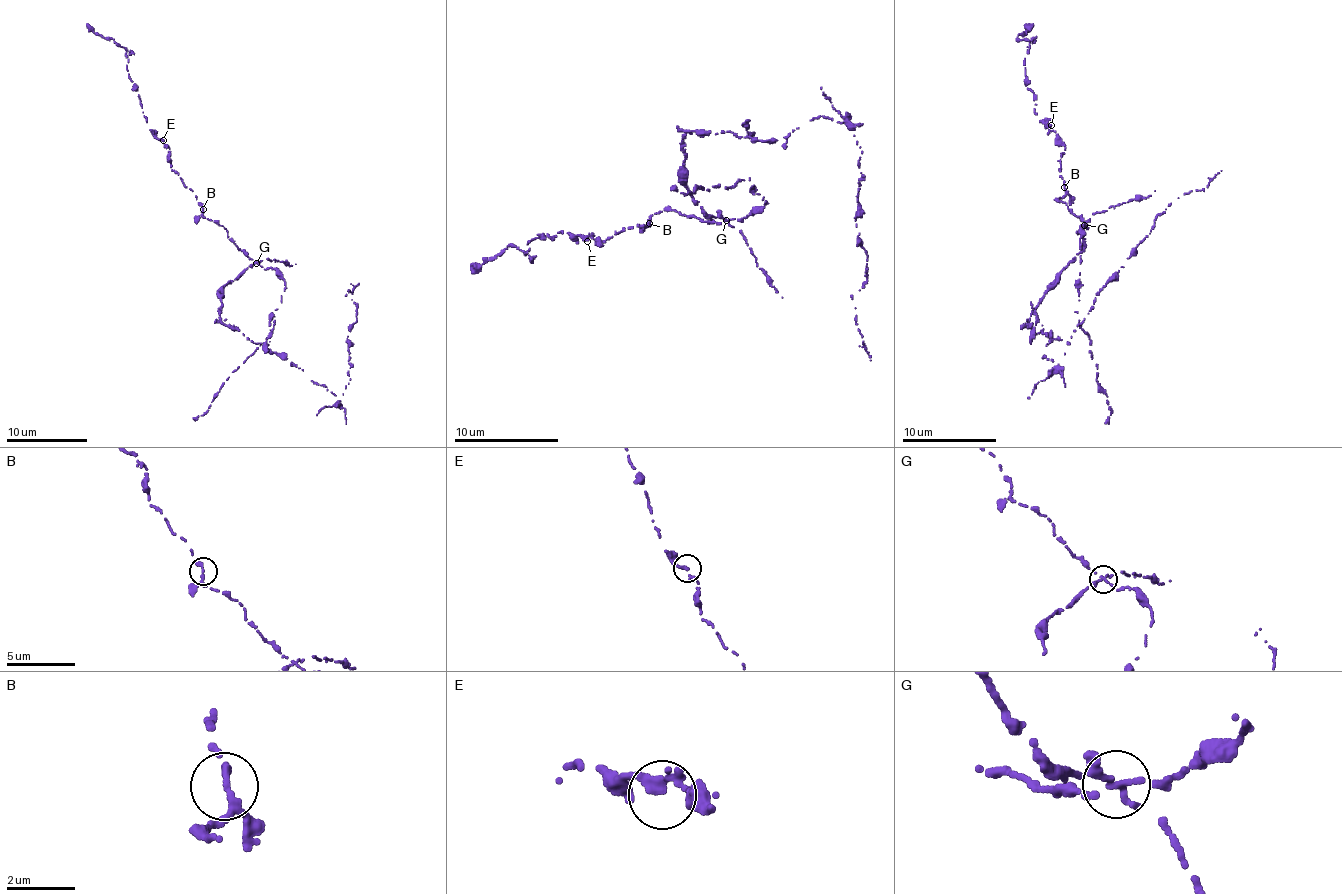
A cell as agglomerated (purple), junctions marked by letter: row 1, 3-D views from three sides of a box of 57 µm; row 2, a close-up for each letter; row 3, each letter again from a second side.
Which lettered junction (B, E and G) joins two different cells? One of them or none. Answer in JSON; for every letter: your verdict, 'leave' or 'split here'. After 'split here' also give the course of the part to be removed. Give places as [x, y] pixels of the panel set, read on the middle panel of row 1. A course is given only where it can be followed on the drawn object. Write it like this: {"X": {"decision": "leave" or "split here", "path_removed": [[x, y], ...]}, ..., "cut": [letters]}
{"B": {"decision": "leave"}, "E": {"decision": "leave"}, "G": {"decision": "split here", "path_removed": [[726, 221], [686, 187], [685, 134], [783, 143], [815, 117], [848, 122], [867, 272], [851, 298], [871, 361]]}, "cut": ["G"]}

